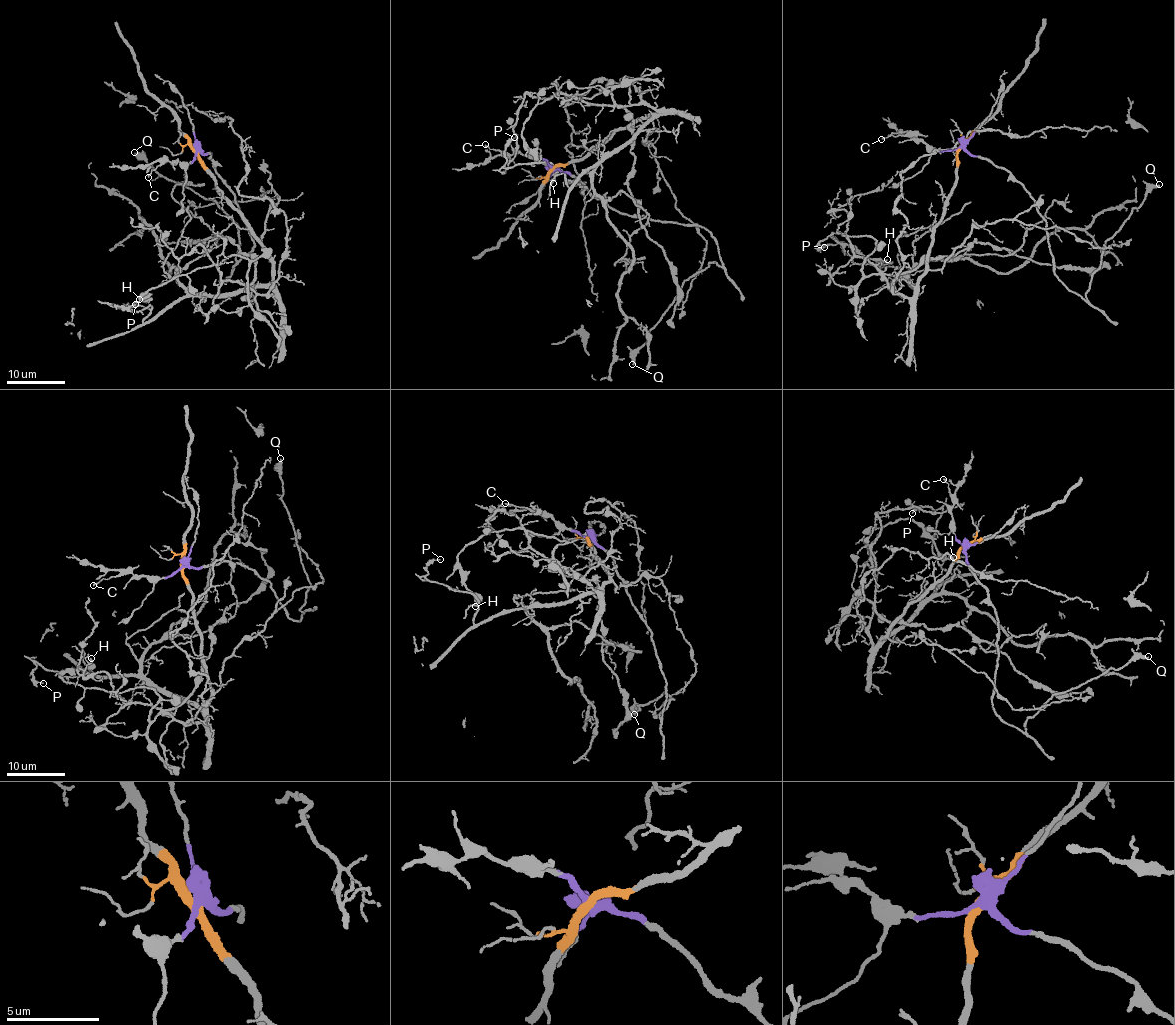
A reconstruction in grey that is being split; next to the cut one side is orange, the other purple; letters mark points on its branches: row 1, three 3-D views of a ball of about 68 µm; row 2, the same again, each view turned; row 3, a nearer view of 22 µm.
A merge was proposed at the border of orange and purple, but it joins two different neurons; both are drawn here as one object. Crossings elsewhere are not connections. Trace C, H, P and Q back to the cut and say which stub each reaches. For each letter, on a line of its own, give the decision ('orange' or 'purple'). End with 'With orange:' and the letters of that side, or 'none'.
C: purple
H: orange
P: orange
Q: purple
With orange: H, P

